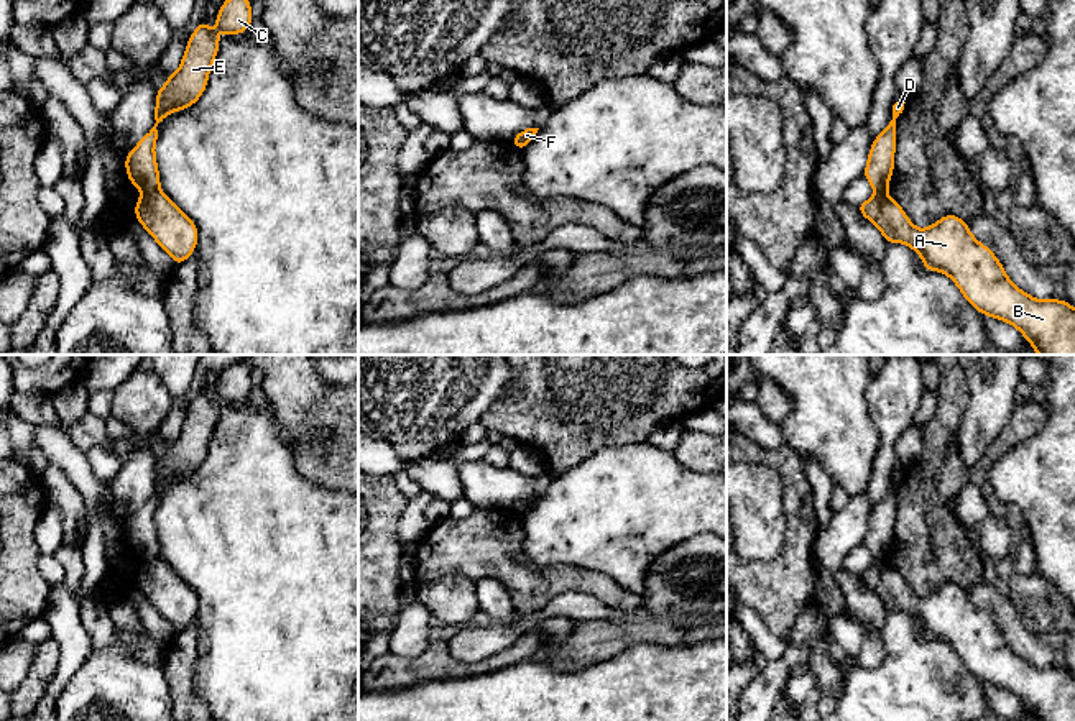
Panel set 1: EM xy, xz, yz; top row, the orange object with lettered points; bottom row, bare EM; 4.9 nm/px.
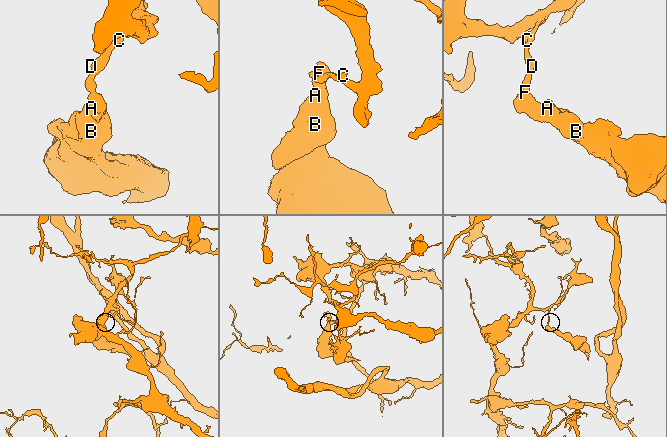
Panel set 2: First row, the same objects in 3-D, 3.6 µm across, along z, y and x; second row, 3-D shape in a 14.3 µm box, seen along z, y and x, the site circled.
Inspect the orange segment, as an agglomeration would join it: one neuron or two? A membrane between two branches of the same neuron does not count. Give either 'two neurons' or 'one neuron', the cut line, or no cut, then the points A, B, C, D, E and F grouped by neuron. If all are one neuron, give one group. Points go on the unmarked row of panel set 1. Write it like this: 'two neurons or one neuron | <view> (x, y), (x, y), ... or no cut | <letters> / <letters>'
two neurons | xy (158, 555), (143, 560) | A B F / C D E

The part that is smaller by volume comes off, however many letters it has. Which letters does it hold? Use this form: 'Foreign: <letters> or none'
Foreign: A, B, F

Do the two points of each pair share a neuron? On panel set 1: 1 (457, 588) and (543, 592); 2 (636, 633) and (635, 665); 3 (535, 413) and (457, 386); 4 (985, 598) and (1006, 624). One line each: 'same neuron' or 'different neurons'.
1: different neurons
2: different neurons
3: different neurons
4: same neuron

